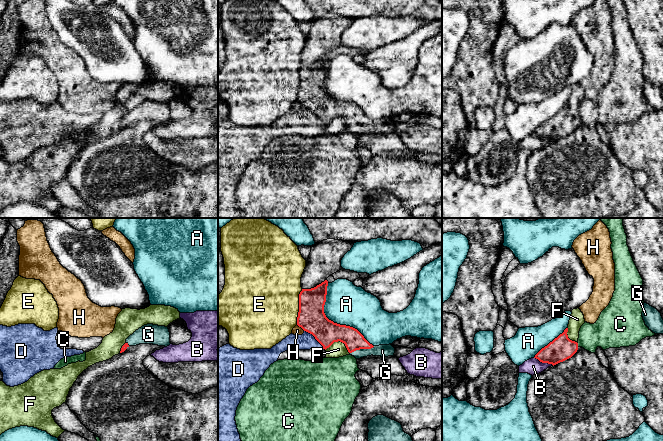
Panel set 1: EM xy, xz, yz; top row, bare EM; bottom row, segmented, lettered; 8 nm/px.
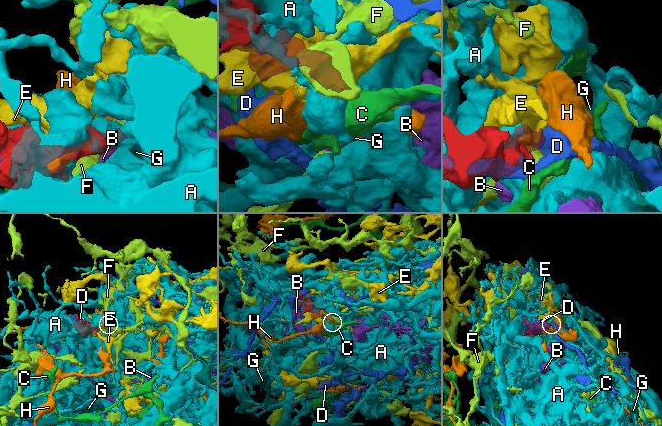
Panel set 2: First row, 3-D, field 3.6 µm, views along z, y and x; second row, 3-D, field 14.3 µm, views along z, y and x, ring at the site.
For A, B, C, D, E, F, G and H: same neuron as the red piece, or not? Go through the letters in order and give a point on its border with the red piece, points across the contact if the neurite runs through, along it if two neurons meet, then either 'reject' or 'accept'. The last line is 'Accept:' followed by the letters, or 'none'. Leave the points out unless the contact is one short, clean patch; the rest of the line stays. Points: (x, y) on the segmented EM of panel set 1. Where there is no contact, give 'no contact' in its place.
A: contact xz (332, 321); reject
B: contact yz (544, 362); reject
C: contact yz (577, 345); border yz (577, 343), (578, 346); reject
D: contact xz (315, 338); reject
E: contact xz (299, 307); reject
F: contact xz (339, 340); reject
G: contact xz (362, 348); way xz (352, 338), (362, 348), (382, 350); accept
H: contact xz (301, 327); border xz (297, 324), (304, 330); reject
Accept: G

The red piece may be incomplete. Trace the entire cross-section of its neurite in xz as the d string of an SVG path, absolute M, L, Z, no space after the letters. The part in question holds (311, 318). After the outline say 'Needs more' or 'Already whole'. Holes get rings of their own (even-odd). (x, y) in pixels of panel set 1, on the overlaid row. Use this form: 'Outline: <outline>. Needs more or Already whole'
Outline: M328 281L311 289L302 289L299 294L297 325L312 334L323 346L329 348L334 342L345 344L350 355L356 359L367 356L394 356L395 348L389 345L373 346L355 328L329 320L324 313Z. Needs more

